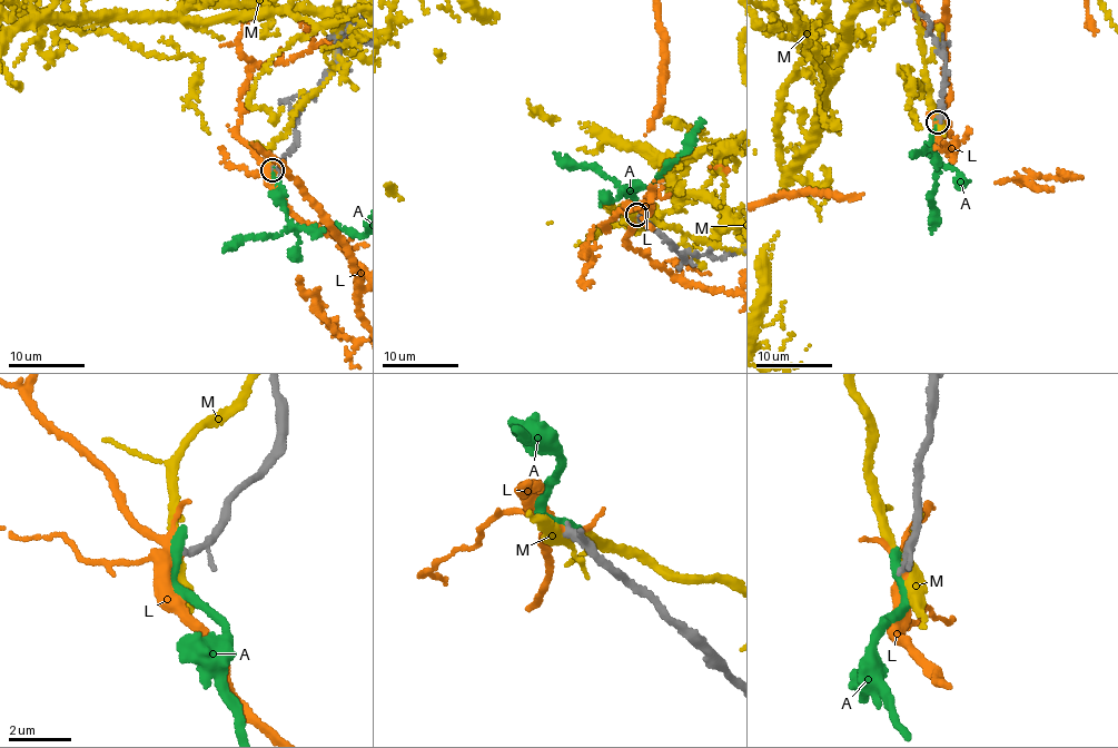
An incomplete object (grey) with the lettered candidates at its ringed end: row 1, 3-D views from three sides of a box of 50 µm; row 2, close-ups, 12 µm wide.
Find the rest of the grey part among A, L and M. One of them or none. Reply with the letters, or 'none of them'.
L

